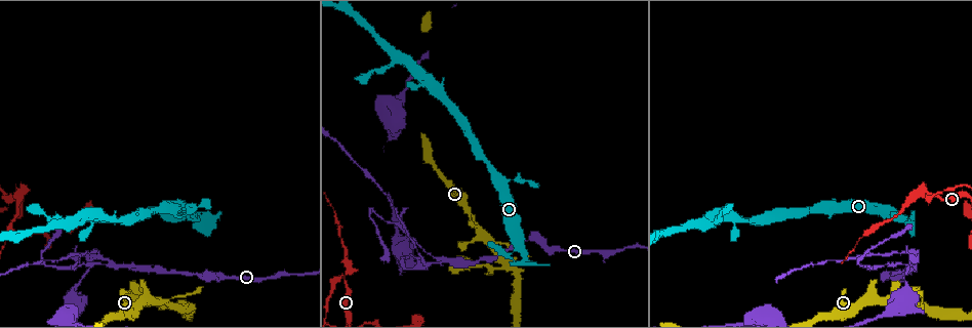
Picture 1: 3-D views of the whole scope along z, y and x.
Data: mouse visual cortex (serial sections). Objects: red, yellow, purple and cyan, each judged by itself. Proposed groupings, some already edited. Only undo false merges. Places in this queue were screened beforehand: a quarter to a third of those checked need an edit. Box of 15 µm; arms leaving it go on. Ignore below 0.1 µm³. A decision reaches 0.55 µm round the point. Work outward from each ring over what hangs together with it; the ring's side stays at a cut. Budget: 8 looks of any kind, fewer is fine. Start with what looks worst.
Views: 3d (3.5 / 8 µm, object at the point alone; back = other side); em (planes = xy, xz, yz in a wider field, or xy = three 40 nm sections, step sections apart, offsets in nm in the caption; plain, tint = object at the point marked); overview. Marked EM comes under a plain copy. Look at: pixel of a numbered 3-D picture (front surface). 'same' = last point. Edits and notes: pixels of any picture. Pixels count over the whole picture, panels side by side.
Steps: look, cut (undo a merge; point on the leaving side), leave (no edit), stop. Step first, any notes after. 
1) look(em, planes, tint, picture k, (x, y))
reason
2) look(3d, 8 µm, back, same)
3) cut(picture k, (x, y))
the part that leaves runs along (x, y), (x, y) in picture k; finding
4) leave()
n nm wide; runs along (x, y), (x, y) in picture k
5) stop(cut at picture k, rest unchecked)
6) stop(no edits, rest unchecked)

look(3d, 3.5 µm, picture 1, (929, 201))
sharp bend

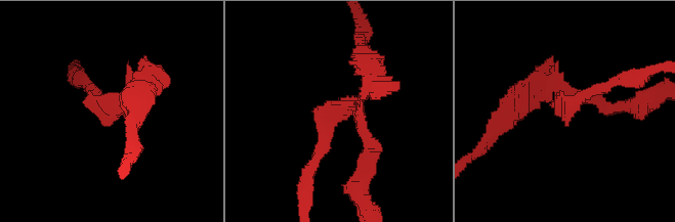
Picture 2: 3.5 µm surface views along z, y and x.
look(em, planes, tint, picture 2, (334, 114))
3 arms; arms of 150, 200, 200 nm

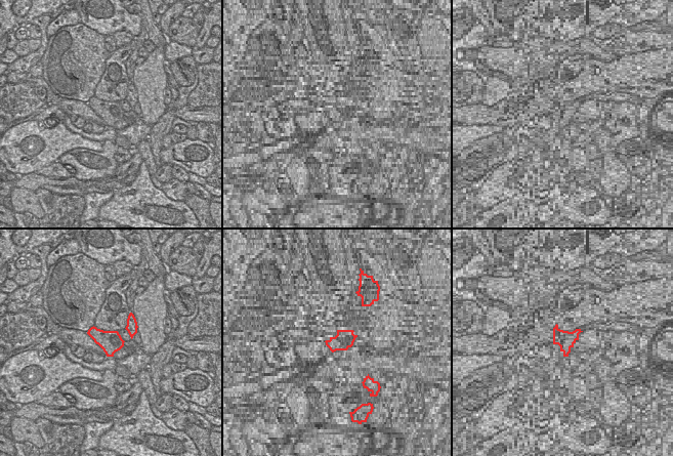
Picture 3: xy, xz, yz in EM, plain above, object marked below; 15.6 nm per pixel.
cut(picture 2, (149, 72))
the part that leaves runs along (562, 85), (523, 91), (490, 135) in picture 2; two cells meet here

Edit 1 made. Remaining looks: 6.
look(3d, 3.5 µm, picture 1, (886, 274))
thick turns thin

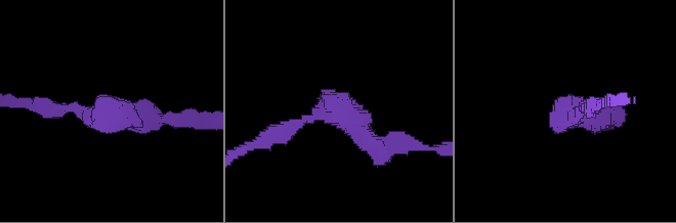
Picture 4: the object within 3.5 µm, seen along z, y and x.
look(em, planes, tint, picture 4, (569, 114))
arms of 250, 350 nm; need the tissue

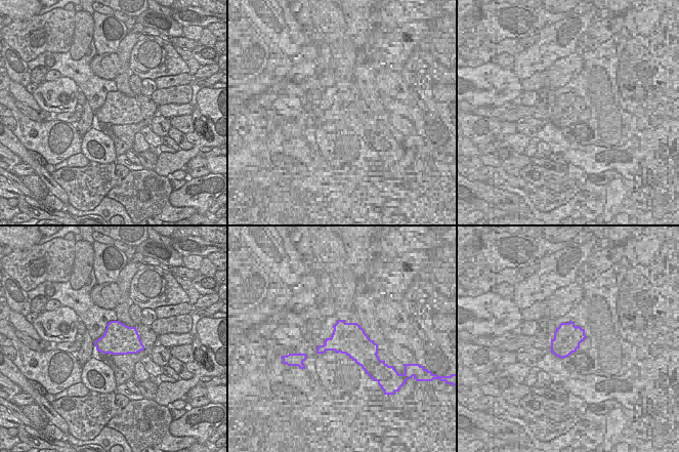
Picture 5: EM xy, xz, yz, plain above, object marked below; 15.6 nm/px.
leave()
480 nm wide; runs along (148, 119), (37, 105) in picture 4; one cell here

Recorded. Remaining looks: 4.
look(overview)
redraw

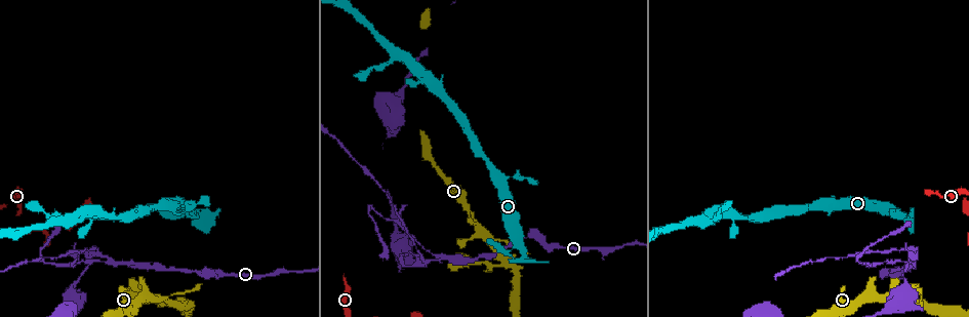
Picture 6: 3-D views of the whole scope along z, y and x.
look(em, xy, step 1, tint, picture 6, (497, 180))
calibre changes

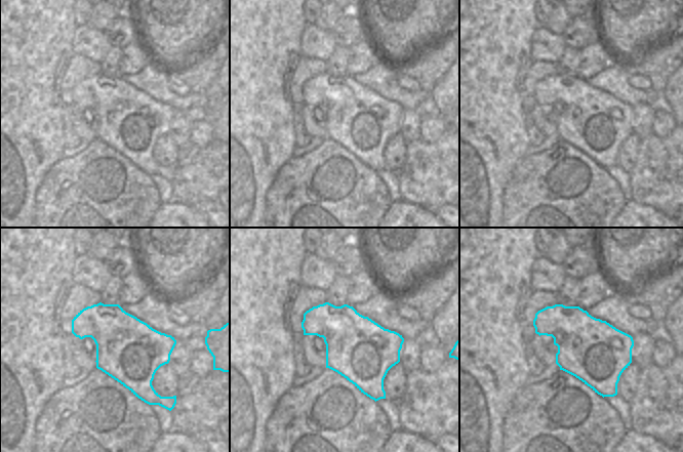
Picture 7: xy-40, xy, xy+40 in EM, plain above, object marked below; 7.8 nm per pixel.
look(3d, 3.5 µm, same)
see where the arms go

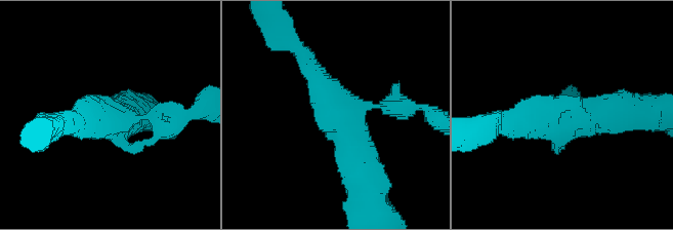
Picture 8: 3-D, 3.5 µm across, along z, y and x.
leave()
runs along (364, 184), (339, 103), (307, 66) in picture 8; one cell here

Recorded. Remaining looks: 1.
stop(cut at picture 2, rest unchecked)

